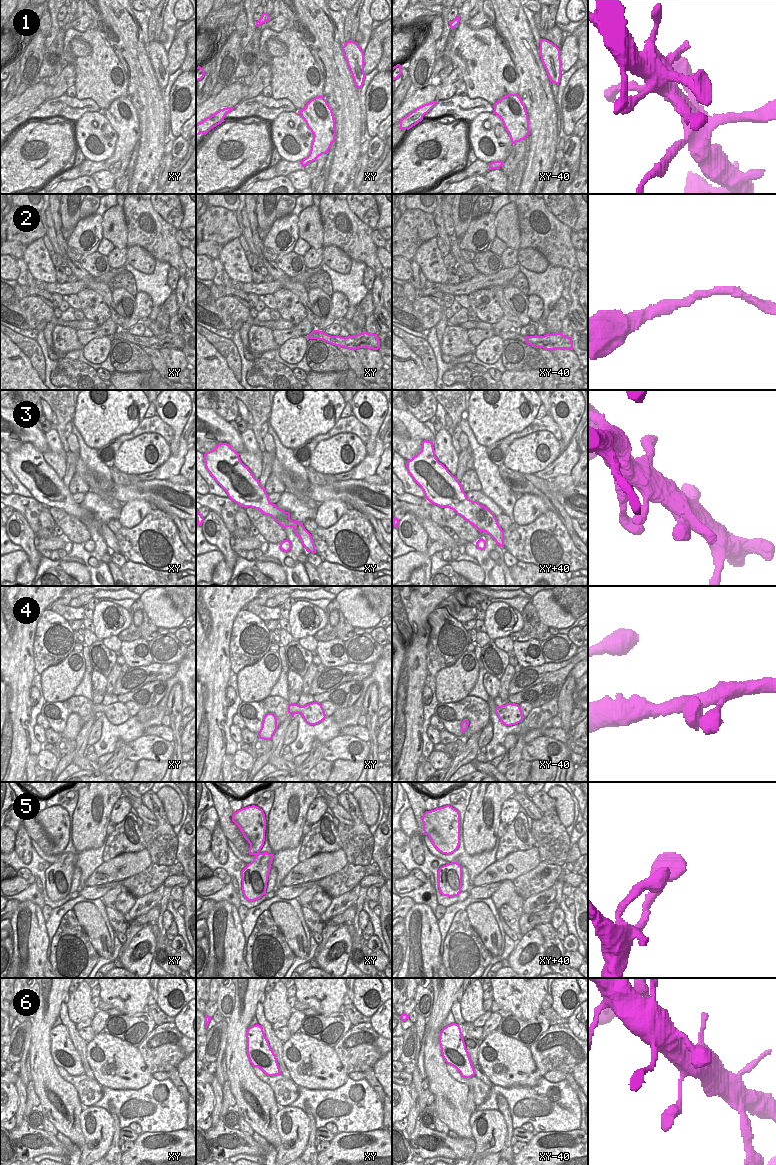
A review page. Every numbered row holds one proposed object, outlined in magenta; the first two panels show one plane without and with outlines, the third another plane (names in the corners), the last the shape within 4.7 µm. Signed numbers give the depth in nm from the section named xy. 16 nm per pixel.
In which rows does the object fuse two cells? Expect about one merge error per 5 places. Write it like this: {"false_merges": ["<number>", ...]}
{"false_merges": ["1"]}

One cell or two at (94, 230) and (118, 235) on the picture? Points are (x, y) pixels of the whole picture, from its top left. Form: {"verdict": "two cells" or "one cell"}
{"verdict": "two cells"}

